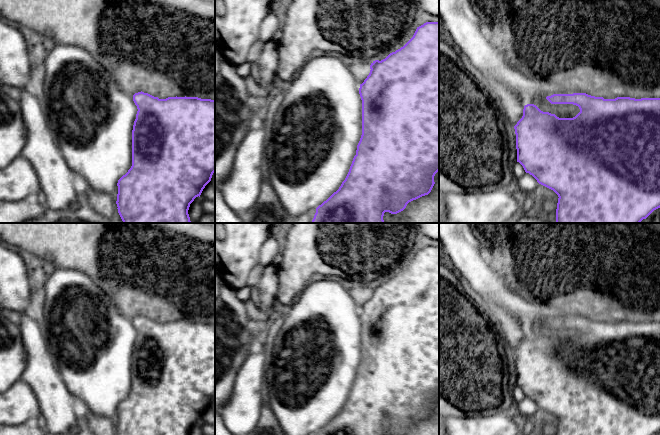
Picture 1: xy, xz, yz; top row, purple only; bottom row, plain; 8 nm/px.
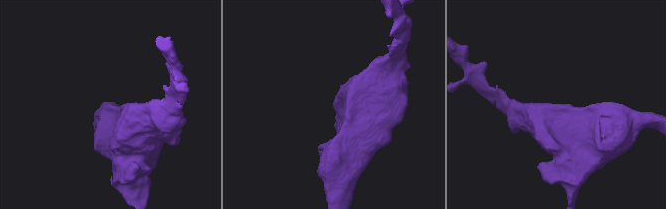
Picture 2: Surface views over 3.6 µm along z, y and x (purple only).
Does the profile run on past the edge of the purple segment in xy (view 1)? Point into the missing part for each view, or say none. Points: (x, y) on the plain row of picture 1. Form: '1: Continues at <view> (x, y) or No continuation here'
1: No continuation here

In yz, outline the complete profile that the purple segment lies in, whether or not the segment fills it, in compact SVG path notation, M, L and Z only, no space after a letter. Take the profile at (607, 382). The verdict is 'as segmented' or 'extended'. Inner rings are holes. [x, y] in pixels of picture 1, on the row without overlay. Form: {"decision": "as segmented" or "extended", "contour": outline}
{"decision": "as segmented", "contour": "M586 317L553 318L546 323L551 328L573 328L580 336L573 342L559 342L555 338L541 335L534 328L527 328L523 340L514 350L516 358L517 386L526 397L532 399L539 408L553 414L558 419L556 435L654 435L660 432L660 322L617 321L604 323Z"}

